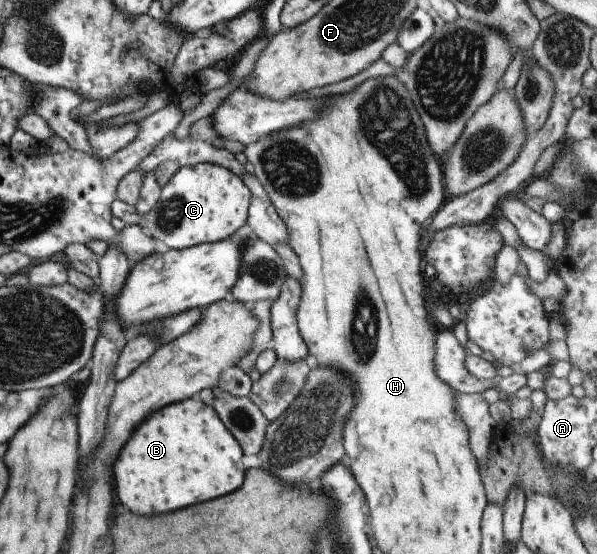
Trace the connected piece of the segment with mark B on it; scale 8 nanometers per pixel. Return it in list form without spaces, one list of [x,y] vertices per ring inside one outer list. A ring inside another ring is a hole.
[[[196,396],[166,405],[138,425],[138,429],[114,461],[116,499],[136,513],[162,515],[190,503],[202,503],[222,497],[242,485],[245,471],[242,468],[242,455],[238,442],[226,431],[212,406],[204,404]]]

